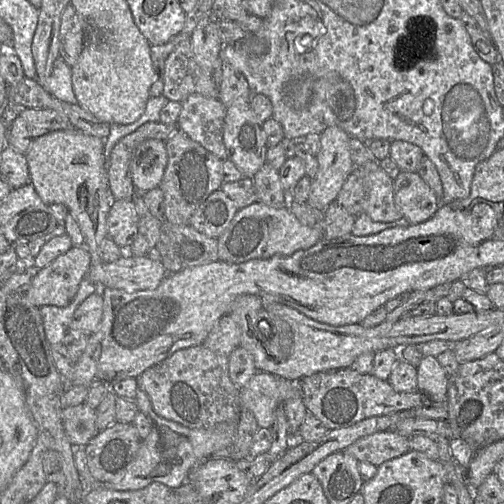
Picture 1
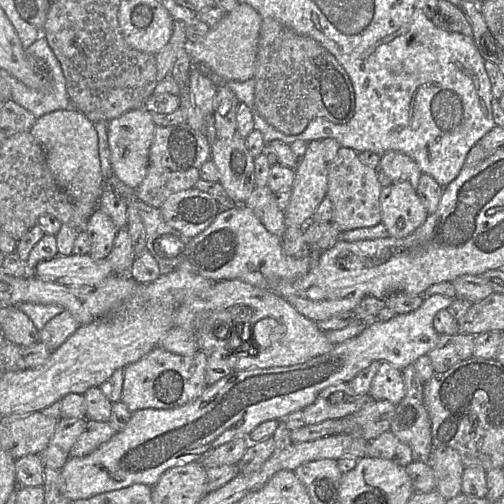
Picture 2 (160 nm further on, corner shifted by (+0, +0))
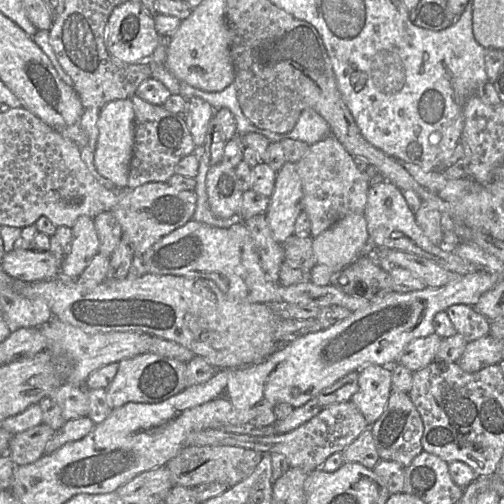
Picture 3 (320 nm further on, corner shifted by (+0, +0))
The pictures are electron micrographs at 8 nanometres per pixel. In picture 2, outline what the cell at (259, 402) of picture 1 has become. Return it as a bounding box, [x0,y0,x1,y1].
[60,294,454,502]

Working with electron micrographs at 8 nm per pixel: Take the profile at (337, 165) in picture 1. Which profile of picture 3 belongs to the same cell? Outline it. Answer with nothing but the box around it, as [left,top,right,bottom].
[265,162,302,244]

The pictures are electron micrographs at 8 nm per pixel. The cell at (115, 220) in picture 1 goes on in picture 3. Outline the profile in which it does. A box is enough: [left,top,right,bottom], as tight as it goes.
[60,216,99,279]

